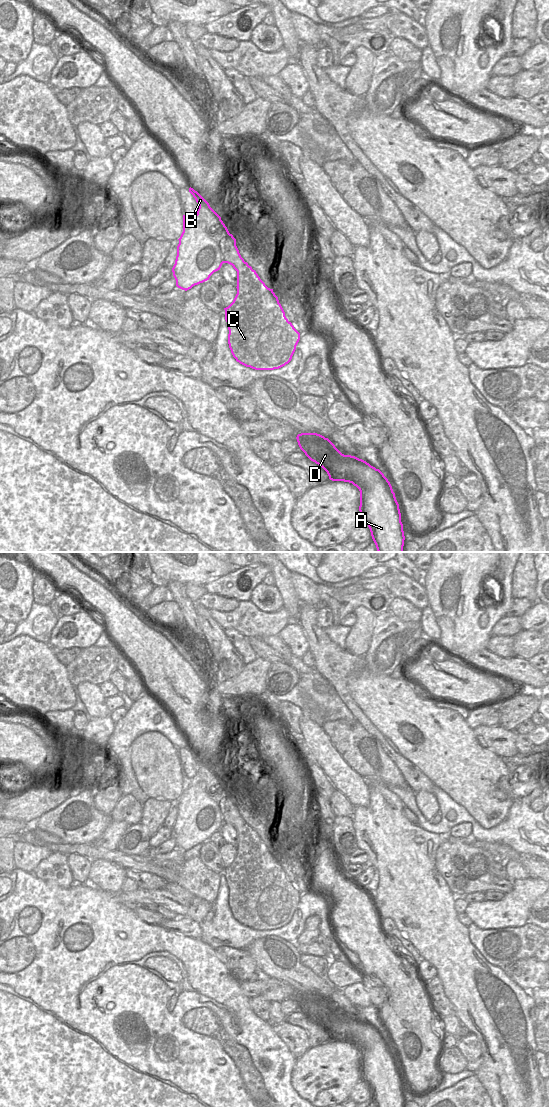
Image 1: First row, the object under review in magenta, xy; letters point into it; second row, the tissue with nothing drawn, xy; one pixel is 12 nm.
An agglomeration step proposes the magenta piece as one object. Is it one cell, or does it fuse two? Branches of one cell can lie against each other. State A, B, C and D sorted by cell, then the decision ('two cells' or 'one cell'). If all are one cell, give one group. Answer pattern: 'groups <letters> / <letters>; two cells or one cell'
groups A D / B C; two cells

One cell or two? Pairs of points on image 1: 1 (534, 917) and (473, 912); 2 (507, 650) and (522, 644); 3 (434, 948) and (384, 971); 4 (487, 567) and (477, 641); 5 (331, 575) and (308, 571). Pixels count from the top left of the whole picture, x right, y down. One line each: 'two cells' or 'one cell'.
1: two cells
2: two cells
3: two cells
4: one cell
5: two cells

